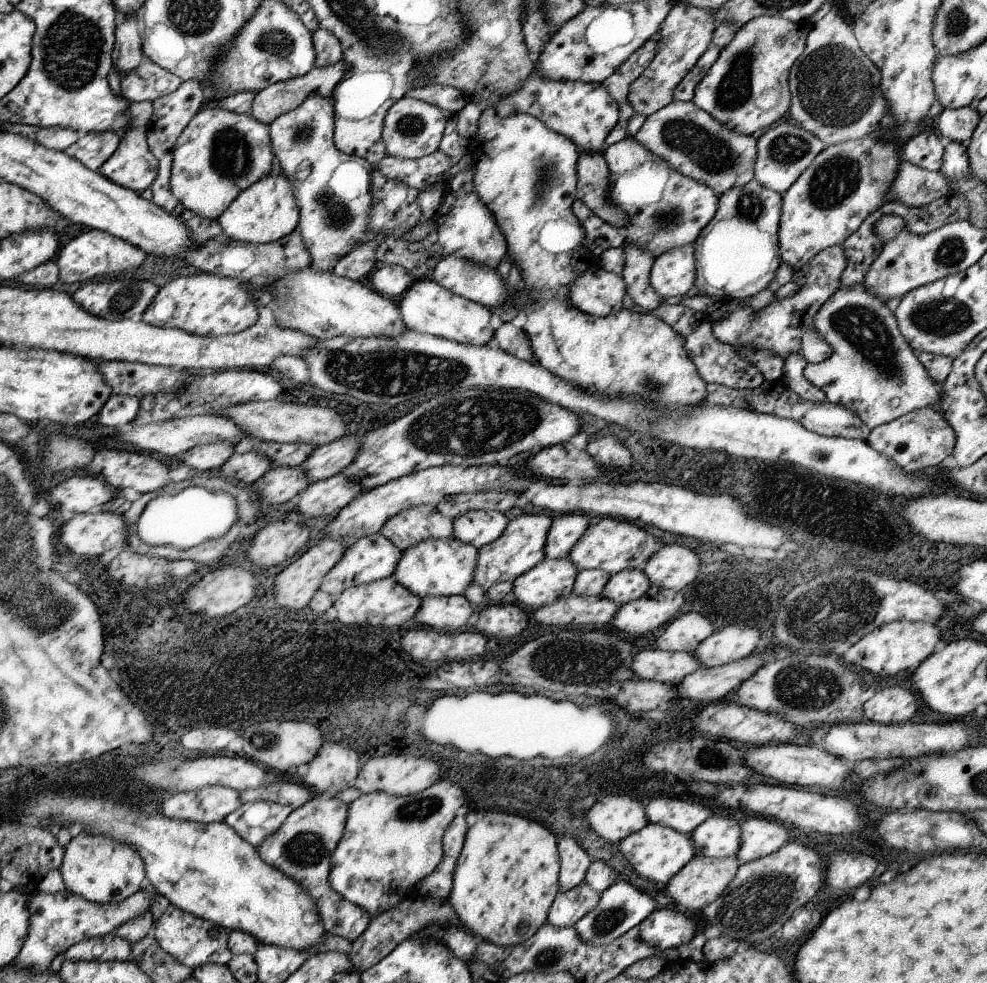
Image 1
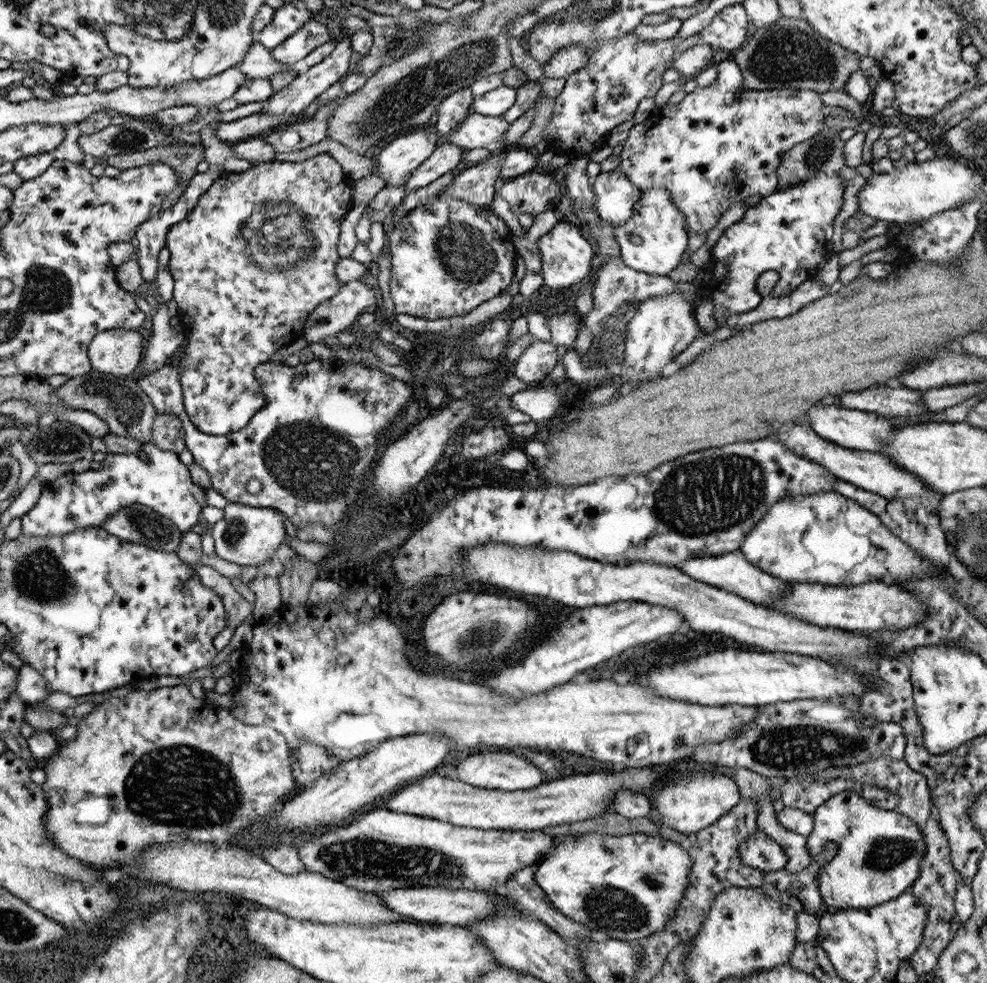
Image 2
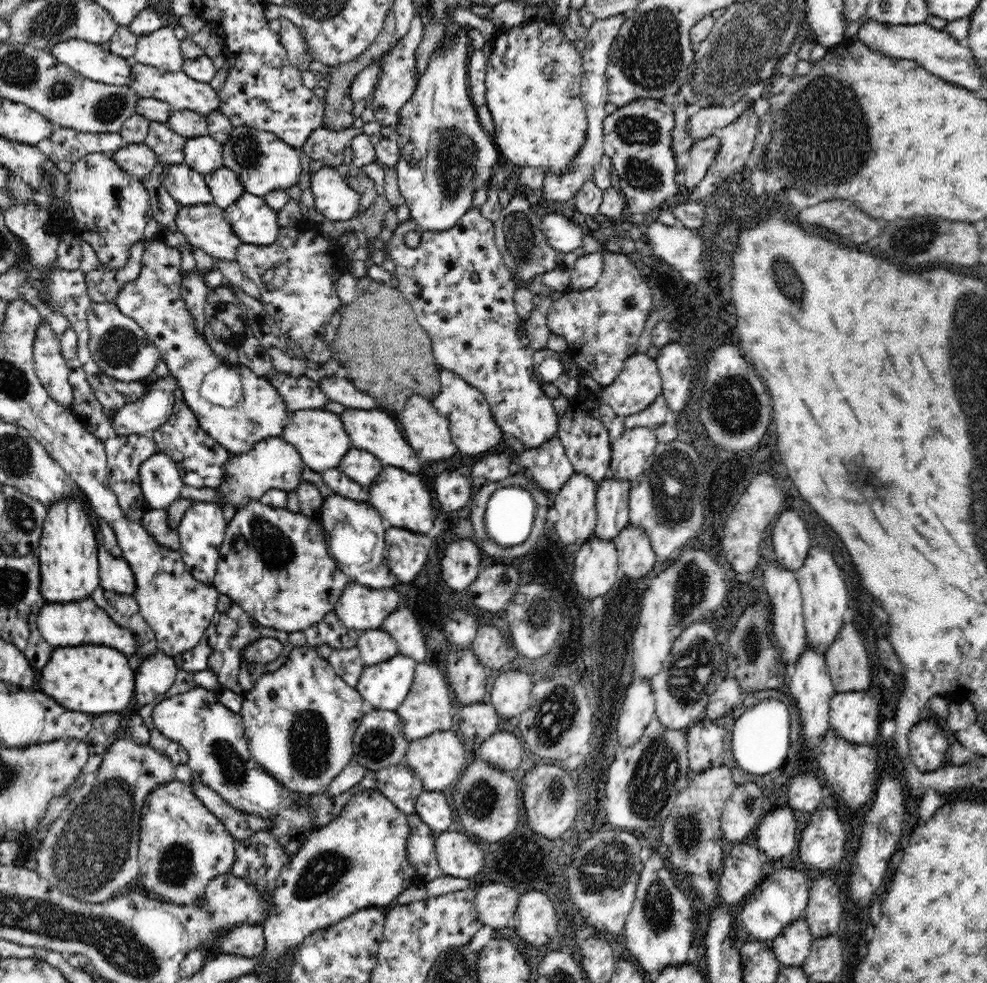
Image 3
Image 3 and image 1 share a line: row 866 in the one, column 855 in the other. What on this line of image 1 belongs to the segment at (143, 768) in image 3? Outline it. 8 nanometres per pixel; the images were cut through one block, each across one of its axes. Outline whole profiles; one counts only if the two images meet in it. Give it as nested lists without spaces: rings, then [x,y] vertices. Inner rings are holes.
[[[825,2],[811,18],[811,30],[805,40],[805,50],[799,54],[795,64],[789,72],[789,92],[791,92],[791,106],[787,112],[787,120],[797,124],[799,128],[811,132],[817,136],[827,148],[833,144],[843,144],[849,140],[861,140],[865,134],[879,130],[885,122],[881,120],[885,114],[889,114],[887,102],[879,88],[879,68],[861,52],[855,34],[847,20],[839,16],[839,8],[833,8],[833,4]]]

